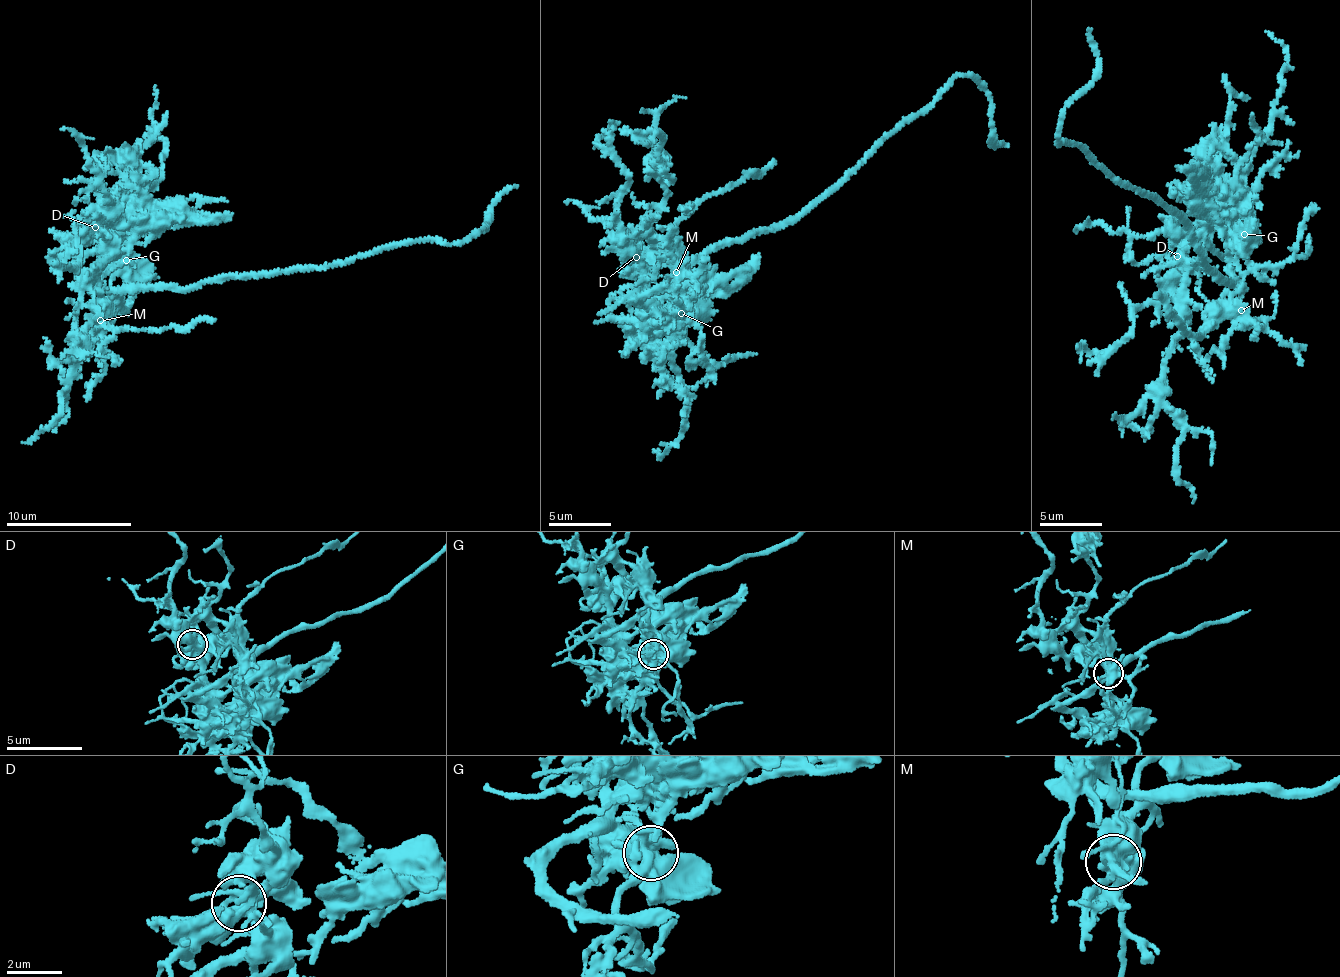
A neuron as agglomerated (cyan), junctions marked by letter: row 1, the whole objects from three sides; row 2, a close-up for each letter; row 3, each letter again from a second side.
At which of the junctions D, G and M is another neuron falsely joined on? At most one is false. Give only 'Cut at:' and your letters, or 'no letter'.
Cut at: no letter

